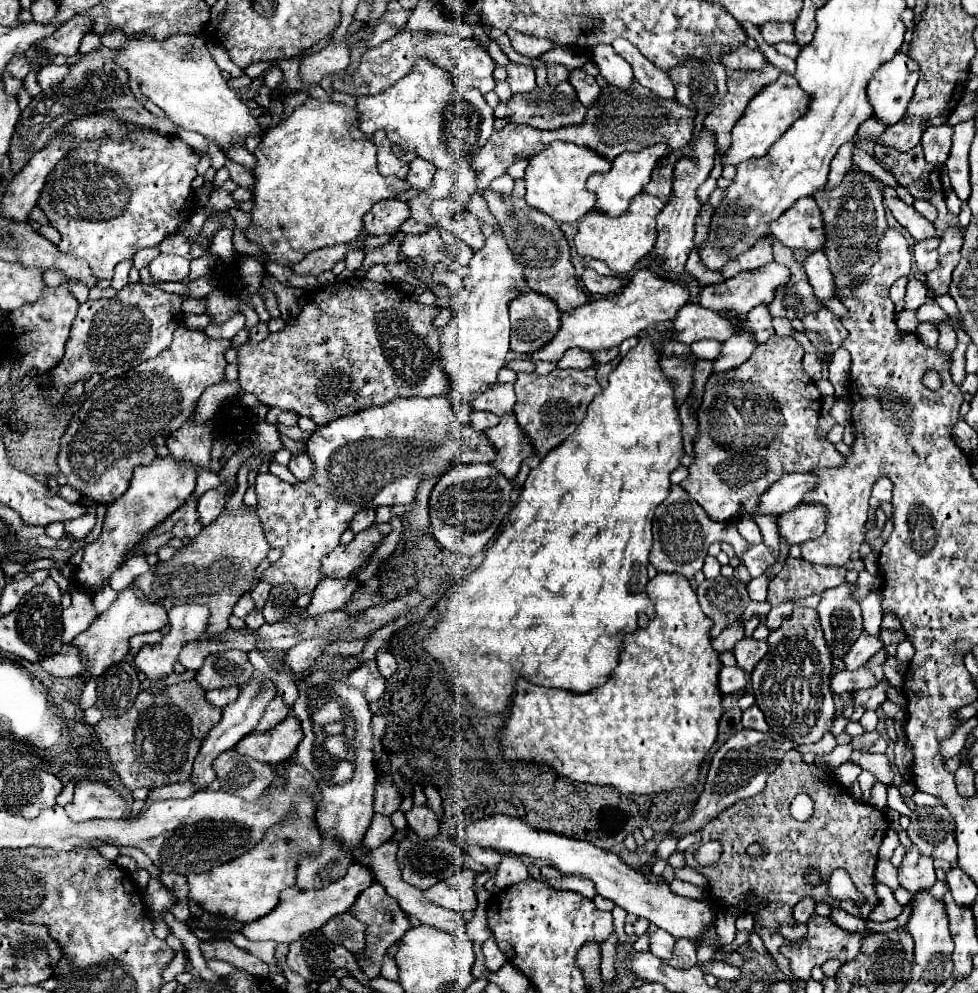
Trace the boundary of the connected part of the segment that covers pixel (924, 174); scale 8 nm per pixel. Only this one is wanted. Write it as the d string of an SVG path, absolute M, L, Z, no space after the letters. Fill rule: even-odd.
M876 145L874 147L874 155L880 163L886 165L886 169L890 169L890 173L896 177L898 185L908 189L916 199L926 199L930 201L936 209L938 209L938 221L934 221L934 227L948 227L948 225L956 225L958 223L958 217L952 215L944 203L944 191L942 191L942 183L940 183L940 171L942 171L942 165L930 165L926 163L924 159L924 153L922 153L922 145L916 145L914 149L910 149L908 153L900 153L892 147L886 147L886 145Z

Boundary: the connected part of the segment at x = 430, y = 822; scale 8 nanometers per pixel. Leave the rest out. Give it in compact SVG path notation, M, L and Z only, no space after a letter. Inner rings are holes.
M412 807L406 813L408 827L418 835L422 841L432 841L438 835L440 823L436 821L436 815L428 807Z

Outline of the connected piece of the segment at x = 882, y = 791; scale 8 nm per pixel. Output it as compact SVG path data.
M876 783L876 785L874 785L868 803L876 805L876 809L880 809L880 811L886 807L886 787L884 787L882 783Z

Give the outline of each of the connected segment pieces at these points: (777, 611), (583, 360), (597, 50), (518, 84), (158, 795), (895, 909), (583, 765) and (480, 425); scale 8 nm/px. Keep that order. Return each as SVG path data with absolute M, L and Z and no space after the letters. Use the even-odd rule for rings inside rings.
M790 603L772 607L772 611L770 611L768 617L766 617L766 625L768 625L770 629L778 629L786 617L792 617L792 609L794 609L794 607L792 607Z
M568 349L568 353L564 353L564 357L558 361L558 367L560 369L590 369L590 367L598 367L598 363L590 351Z
M596 45L592 47L592 61L598 65L600 75L620 89L628 89L634 81L634 73L630 65L612 49L612 45Z
M508 63L506 71L508 71L506 81L510 83L514 93L526 93L526 91L532 91L536 87L536 83L534 83L534 69L530 65Z
M190 781L184 783L174 783L174 785L164 785L148 791L150 801L160 801L160 799L186 799L194 793L194 785Z
M878 883L876 885L876 893L880 897L880 907L876 907L868 917L870 921L876 921L876 923L882 923L882 921L890 921L890 919L896 919L900 913L902 913L902 905L894 899L892 895L892 889Z
M658 573L648 583L646 593L656 609L654 619L640 615L636 633L626 637L616 673L600 689L574 695L536 687L524 679L518 681L518 685L526 685L526 689L516 691L512 713L502 735L496 739L504 761L542 763L572 781L612 785L626 795L652 795L676 787L694 787L698 783L700 763L718 737L718 721L724 713L722 691L718 687L722 665L710 643L712 619L702 613L686 577Z
M476 411L472 417L470 417L470 425L478 431L486 431L490 427L494 427L496 423L500 421L500 417L492 415L492 413L482 413L482 411Z

